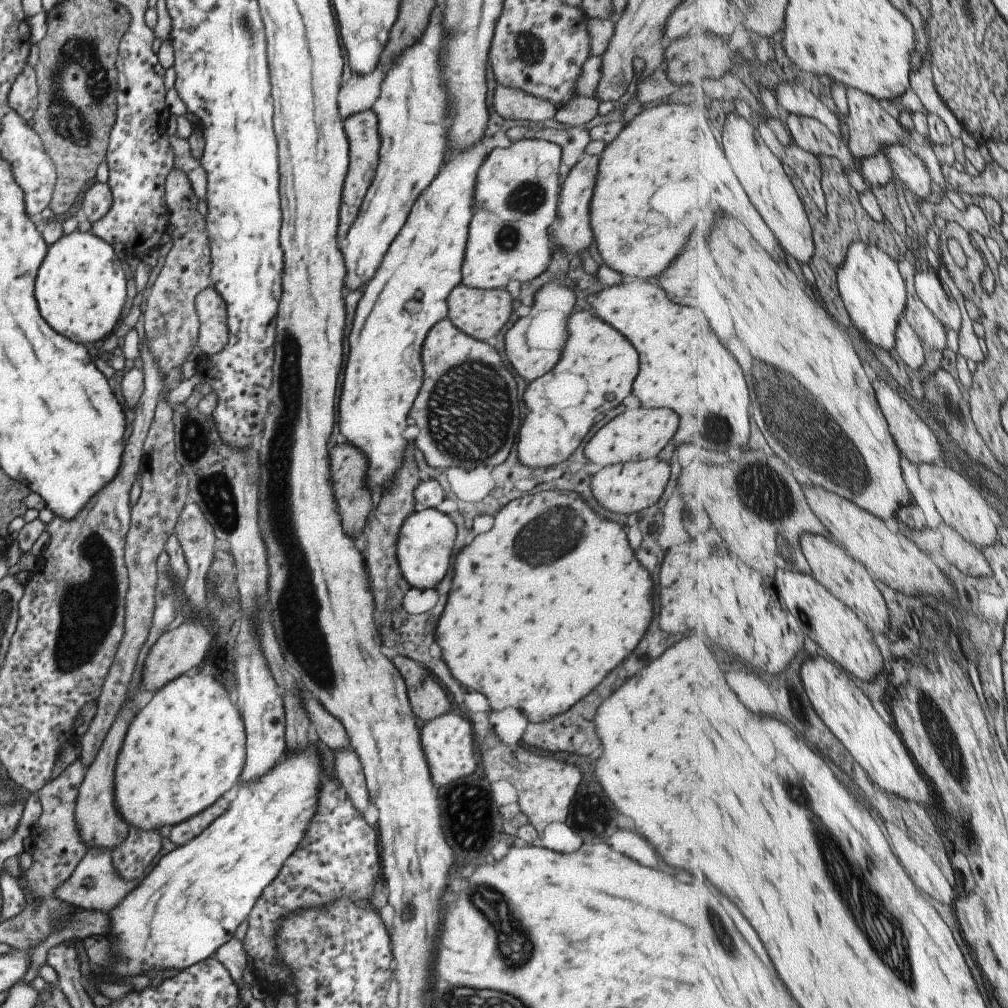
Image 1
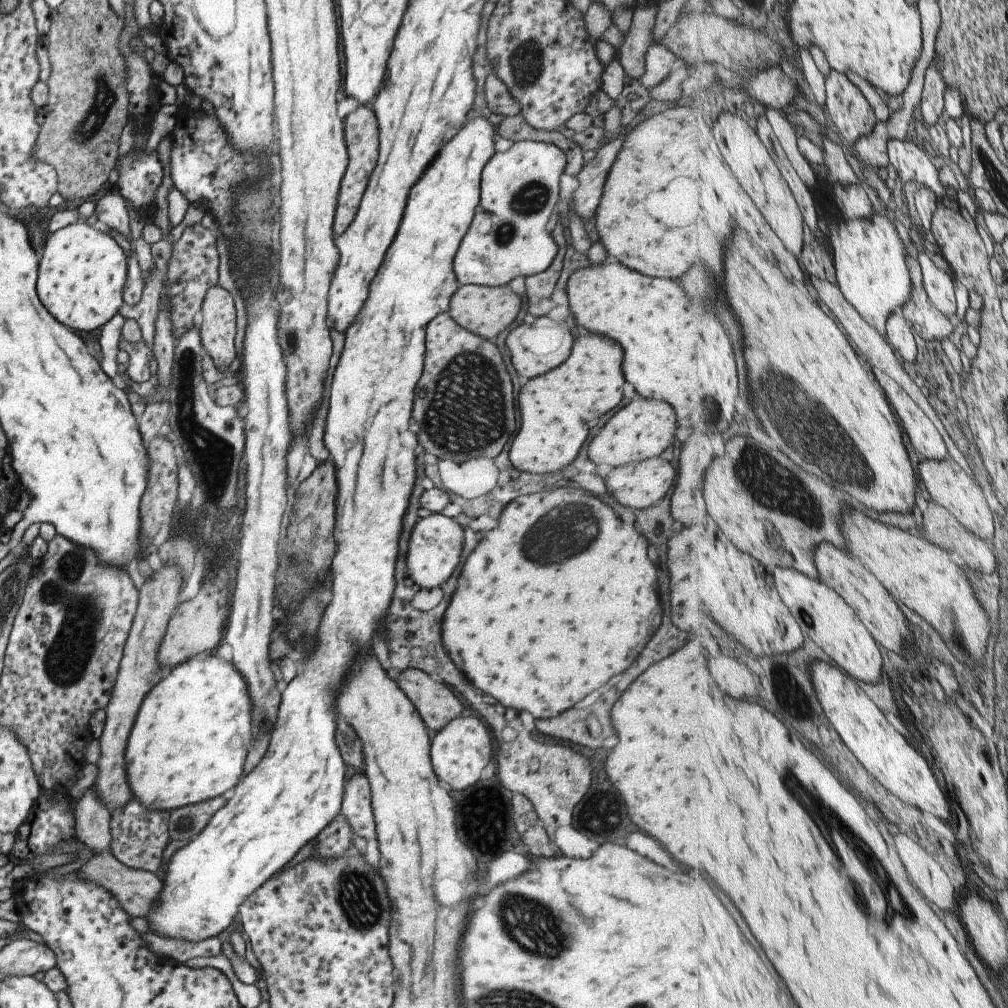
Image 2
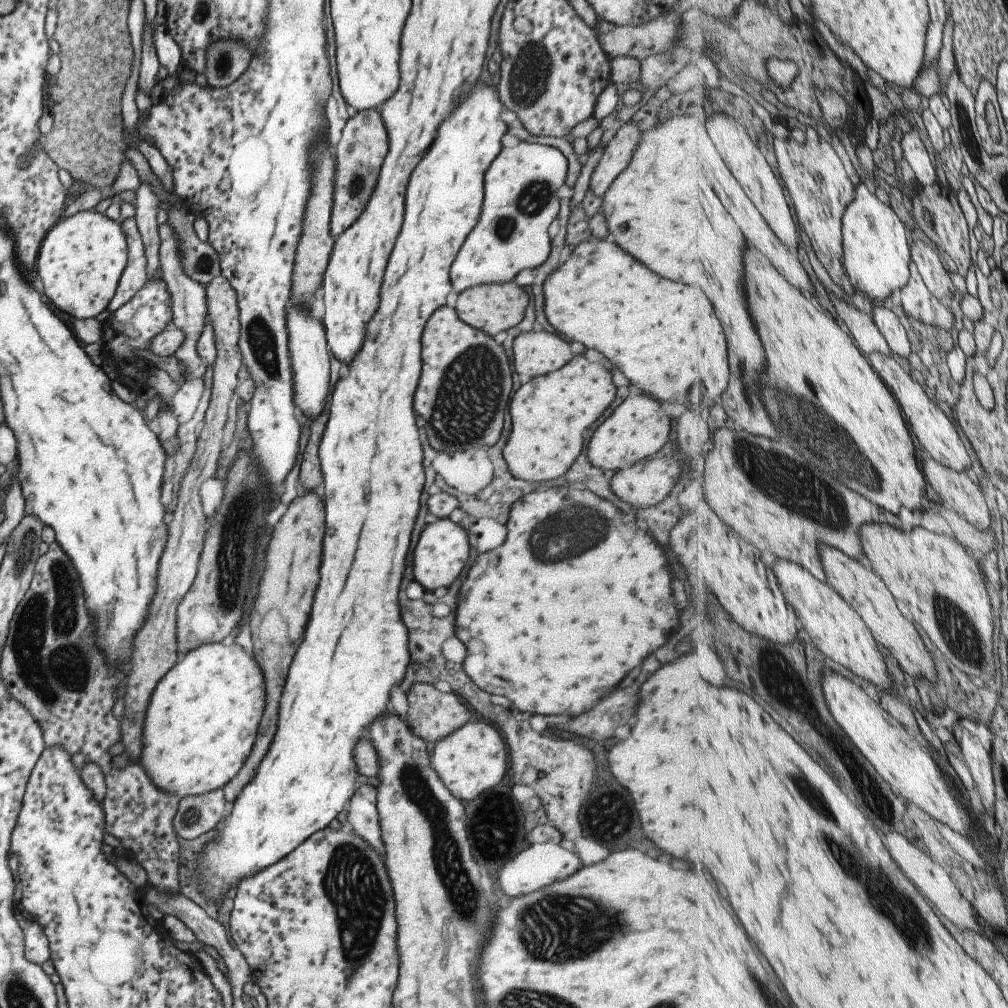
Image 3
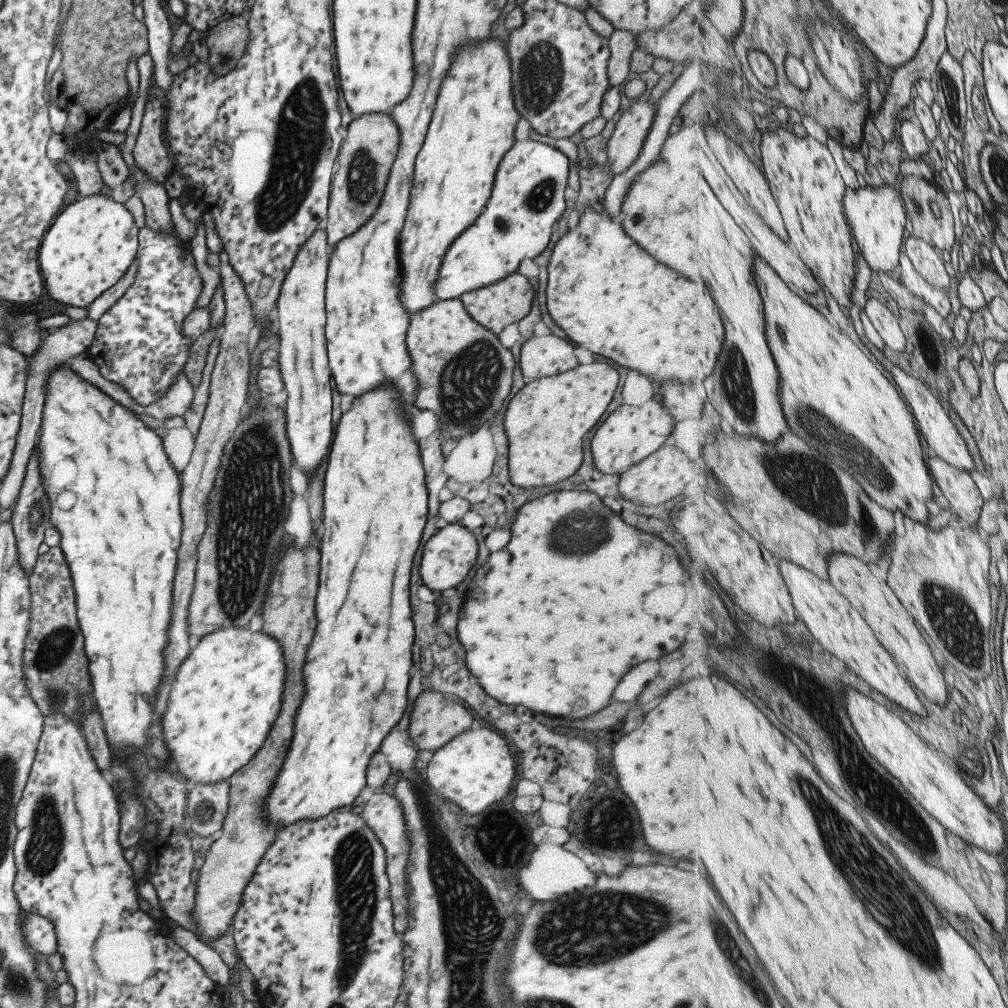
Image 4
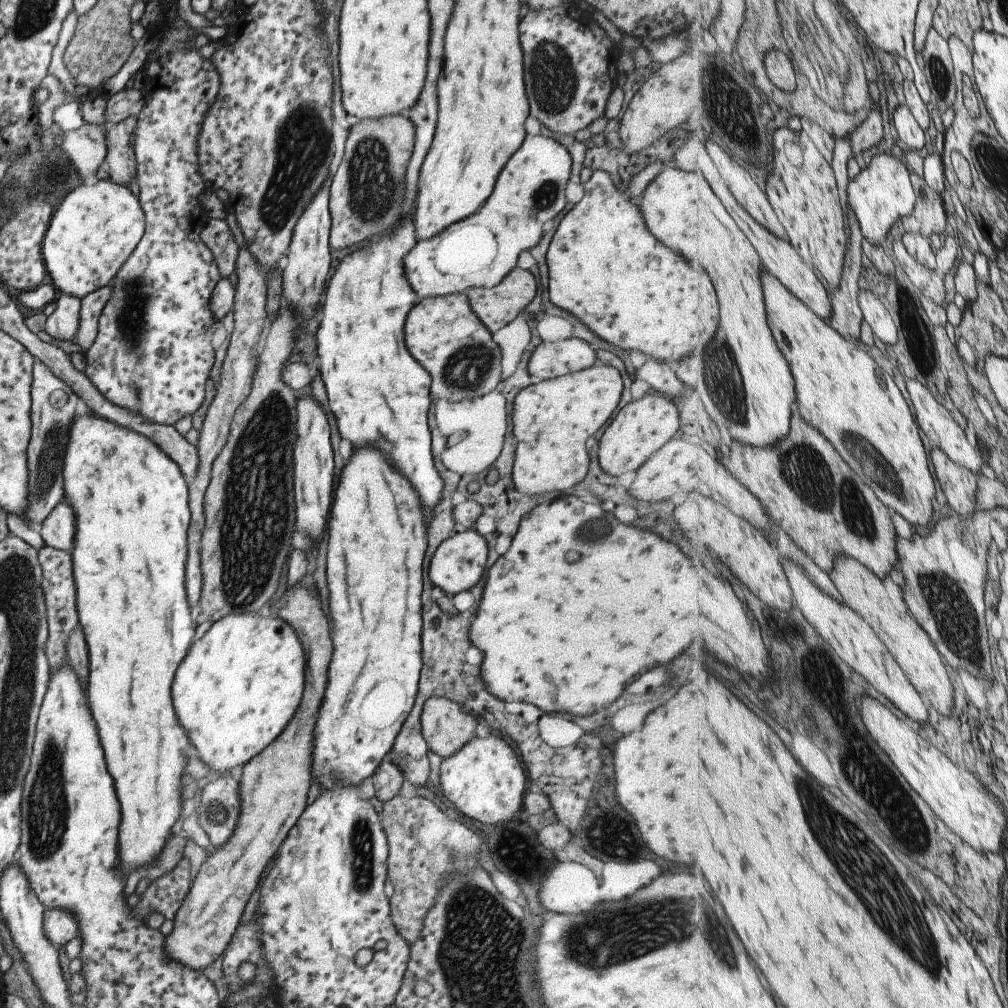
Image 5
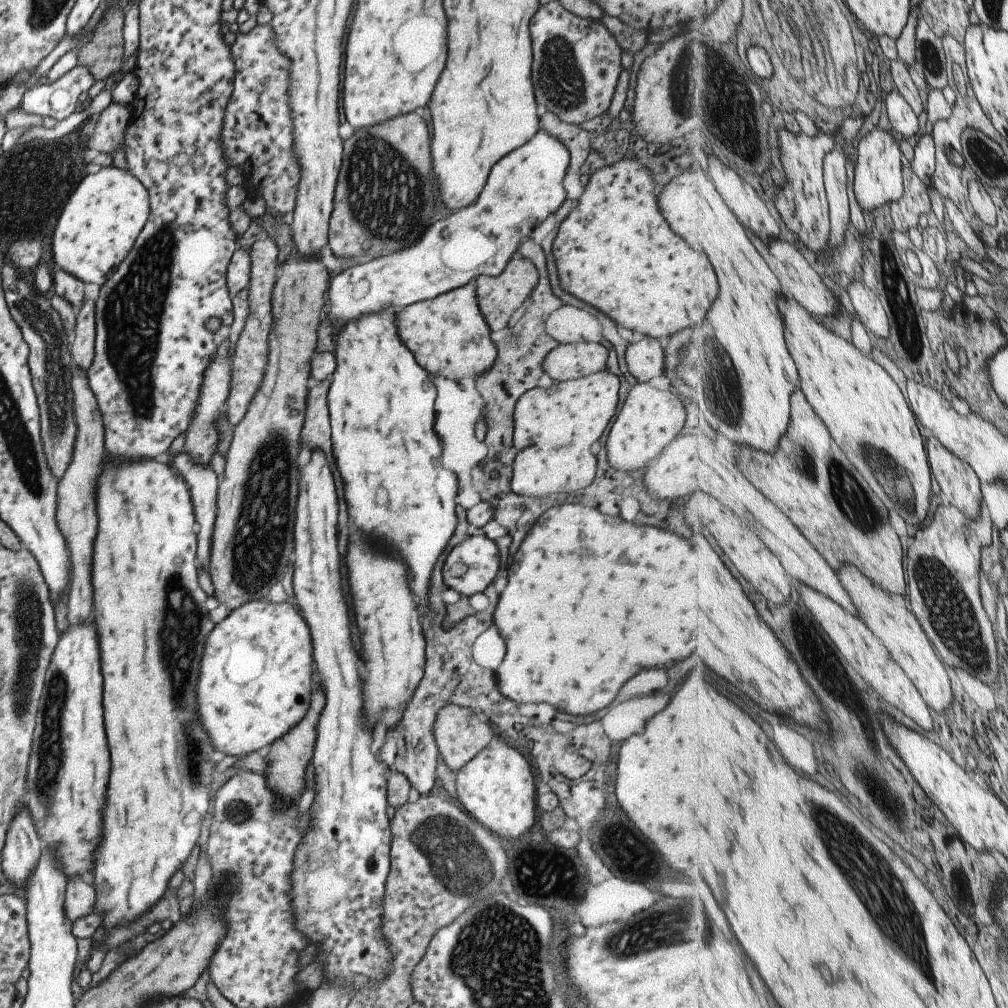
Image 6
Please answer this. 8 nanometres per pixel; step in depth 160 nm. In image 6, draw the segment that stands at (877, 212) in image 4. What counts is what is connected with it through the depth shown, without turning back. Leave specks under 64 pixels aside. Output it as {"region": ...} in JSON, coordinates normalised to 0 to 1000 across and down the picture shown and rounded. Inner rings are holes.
{"region":[[[869,125],[853,139],[847,166],[846,189],[855,209],[868,209],[897,196],[899,183],[894,159],[897,153],[893,141],[893,136],[887,130],[880,133]]]}

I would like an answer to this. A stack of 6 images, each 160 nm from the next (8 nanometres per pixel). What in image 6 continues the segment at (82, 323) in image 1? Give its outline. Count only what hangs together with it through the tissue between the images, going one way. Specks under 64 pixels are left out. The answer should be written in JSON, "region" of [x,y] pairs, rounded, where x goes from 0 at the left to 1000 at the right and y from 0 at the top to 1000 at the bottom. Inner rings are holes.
{"region":[[[110,165],[100,166],[95,173],[84,174],[54,222],[50,234],[51,264],[82,282],[92,280],[100,284],[130,248],[147,210],[146,189],[130,172]]]}

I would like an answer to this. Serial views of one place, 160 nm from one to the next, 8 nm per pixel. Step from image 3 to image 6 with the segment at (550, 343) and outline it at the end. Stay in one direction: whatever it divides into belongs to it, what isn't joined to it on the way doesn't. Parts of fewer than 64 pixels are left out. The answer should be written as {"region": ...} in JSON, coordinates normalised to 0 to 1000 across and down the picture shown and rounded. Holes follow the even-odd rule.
{"region":[[[594,339],[551,342],[537,359],[538,369],[549,378],[568,377],[600,365],[602,346]]]}

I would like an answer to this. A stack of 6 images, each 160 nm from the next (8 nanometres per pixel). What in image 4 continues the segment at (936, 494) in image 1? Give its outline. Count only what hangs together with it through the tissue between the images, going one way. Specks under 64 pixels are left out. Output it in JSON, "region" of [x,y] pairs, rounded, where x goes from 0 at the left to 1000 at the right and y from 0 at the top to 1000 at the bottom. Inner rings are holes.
{"region":[[[926,450],[922,454],[922,464],[943,507],[951,512],[952,519],[969,522],[978,498],[961,467],[949,464]]]}

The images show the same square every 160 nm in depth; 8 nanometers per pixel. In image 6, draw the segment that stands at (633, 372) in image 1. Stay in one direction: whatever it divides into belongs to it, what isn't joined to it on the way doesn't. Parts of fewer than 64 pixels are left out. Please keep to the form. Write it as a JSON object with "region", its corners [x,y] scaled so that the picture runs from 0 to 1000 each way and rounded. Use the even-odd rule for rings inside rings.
{"region":[[[598,365],[568,377],[549,378],[545,385],[531,383],[522,387],[510,401],[508,411],[512,452],[508,458],[507,488],[537,493],[548,488],[574,489],[586,480],[591,454],[584,448],[584,442],[610,411],[612,386],[612,374]]]}

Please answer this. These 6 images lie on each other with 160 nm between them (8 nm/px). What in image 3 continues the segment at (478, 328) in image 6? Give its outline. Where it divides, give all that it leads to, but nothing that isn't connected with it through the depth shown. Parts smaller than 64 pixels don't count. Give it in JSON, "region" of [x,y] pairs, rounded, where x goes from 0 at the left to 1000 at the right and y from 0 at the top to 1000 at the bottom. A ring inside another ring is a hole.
{"region":[[[442,304],[434,306],[434,310],[430,310],[430,313],[426,313],[423,317],[422,325],[419,327],[420,333],[418,333],[418,375],[416,375],[416,381],[414,381],[414,387],[412,387],[412,393],[410,393],[410,407],[412,411],[422,419],[420,421],[420,427],[424,431],[424,440],[430,444],[430,446],[436,446],[436,448],[443,448],[443,452],[450,451],[462,446],[469,446],[477,442],[489,442],[495,435],[499,425],[499,411],[503,406],[503,399],[505,399],[505,391],[507,391],[507,369],[505,368],[505,359],[503,353],[499,348],[499,344],[489,337],[487,332],[482,332],[480,329],[471,327],[466,323],[463,323],[460,319],[455,317],[455,314],[451,312],[451,309]]]}

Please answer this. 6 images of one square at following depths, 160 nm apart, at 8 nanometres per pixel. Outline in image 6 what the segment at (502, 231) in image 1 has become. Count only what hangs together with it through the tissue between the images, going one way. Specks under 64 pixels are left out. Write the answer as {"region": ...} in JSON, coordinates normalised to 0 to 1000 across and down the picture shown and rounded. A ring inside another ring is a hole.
{"region":[[[535,128],[523,143],[489,163],[479,192],[469,204],[430,220],[406,246],[354,262],[331,274],[324,288],[324,313],[336,323],[360,312],[374,310],[382,302],[403,305],[458,285],[474,274],[497,272],[507,252],[529,226],[559,202],[562,194],[558,179],[564,160],[561,144]]]}

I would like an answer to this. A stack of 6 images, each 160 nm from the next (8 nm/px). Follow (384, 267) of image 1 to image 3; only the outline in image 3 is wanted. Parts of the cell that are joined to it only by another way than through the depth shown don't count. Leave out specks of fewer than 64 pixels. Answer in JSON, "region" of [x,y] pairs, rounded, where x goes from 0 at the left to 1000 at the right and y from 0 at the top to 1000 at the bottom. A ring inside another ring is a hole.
{"region":[[[475,85],[471,91],[467,91],[457,105],[451,107],[451,111],[441,119],[441,123],[438,123],[438,127],[434,129],[434,135],[430,139],[430,143],[424,147],[422,155],[418,157],[418,161],[414,163],[414,167],[408,171],[404,188],[402,188],[402,212],[400,212],[400,222],[396,228],[396,234],[392,238],[392,244],[386,252],[386,258],[382,262],[382,272],[380,272],[380,280],[376,286],[376,304],[374,310],[370,310],[370,313],[366,315],[364,323],[362,323],[362,333],[360,333],[360,341],[354,347],[354,351],[350,353],[350,357],[344,361],[344,371],[340,375],[336,375],[330,383],[328,395],[326,395],[326,409],[324,409],[324,421],[322,427],[318,431],[318,438],[316,438],[316,458],[318,458],[318,468],[320,468],[320,496],[322,496],[322,534],[320,534],[320,552],[318,552],[318,560],[316,560],[316,581],[313,587],[313,595],[309,601],[309,609],[307,609],[307,617],[301,629],[301,635],[289,655],[287,667],[285,667],[285,677],[281,680],[276,698],[277,708],[275,708],[275,724],[273,724],[265,746],[257,755],[255,762],[249,774],[239,782],[235,787],[233,794],[230,796],[230,802],[227,808],[221,812],[219,821],[213,823],[211,830],[199,841],[199,844],[194,850],[193,869],[196,869],[195,879],[205,893],[219,893],[225,883],[242,872],[249,872],[255,865],[261,864],[262,861],[273,857],[282,849],[285,849],[294,839],[297,839],[303,832],[306,832],[312,825],[317,824],[324,820],[324,817],[342,802],[346,791],[354,781],[352,775],[352,758],[350,758],[350,738],[352,734],[358,730],[358,724],[370,716],[376,708],[382,706],[384,700],[384,692],[386,692],[386,685],[388,681],[392,681],[400,669],[402,669],[402,661],[404,661],[404,627],[402,621],[398,617],[396,611],[396,601],[394,601],[394,583],[396,583],[396,573],[400,567],[400,560],[402,560],[402,552],[404,552],[404,544],[406,544],[406,532],[408,532],[408,524],[414,512],[414,502],[416,502],[416,492],[418,492],[418,484],[420,484],[420,466],[418,466],[418,442],[414,438],[414,425],[412,425],[412,411],[408,405],[408,393],[412,387],[412,381],[416,377],[416,363],[418,363],[418,329],[422,323],[423,317],[430,312],[430,308],[434,308],[436,304],[441,304],[441,296],[447,290],[447,279],[444,275],[445,264],[449,257],[454,252],[461,234],[467,230],[467,226],[473,222],[473,214],[477,210],[477,190],[479,190],[479,171],[485,165],[485,161],[493,155],[497,143],[497,135],[502,132],[502,124],[495,119],[495,109],[497,103],[491,95],[491,87],[481,87]]]}

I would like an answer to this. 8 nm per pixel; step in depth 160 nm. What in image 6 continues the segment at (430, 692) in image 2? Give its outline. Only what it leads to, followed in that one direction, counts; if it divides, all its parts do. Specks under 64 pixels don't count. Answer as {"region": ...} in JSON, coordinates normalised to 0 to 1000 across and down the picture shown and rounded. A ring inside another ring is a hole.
{"region":[[[440,698],[434,704],[432,710],[429,718],[429,729],[441,760],[449,767],[464,754],[467,754],[467,751],[471,750],[478,742],[483,741],[489,730],[495,729],[489,717],[477,716],[463,701]]]}

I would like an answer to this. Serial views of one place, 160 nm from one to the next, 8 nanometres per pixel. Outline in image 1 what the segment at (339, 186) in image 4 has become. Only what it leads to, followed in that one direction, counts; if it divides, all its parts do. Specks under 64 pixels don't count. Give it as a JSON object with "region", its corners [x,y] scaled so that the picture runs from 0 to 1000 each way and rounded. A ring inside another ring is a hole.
{"region":[[[362,109],[362,111],[356,111],[356,113],[349,113],[345,118],[339,120],[339,124],[346,147],[345,166],[339,183],[335,208],[336,216],[333,234],[336,236],[340,236],[344,232],[344,229],[350,222],[350,218],[352,218],[352,214],[354,214],[356,202],[358,202],[358,198],[362,194],[362,188],[364,188],[364,185],[366,185],[366,181],[370,177],[372,165],[374,165],[374,149],[376,149],[374,119],[372,119],[372,113],[368,109]]]}

